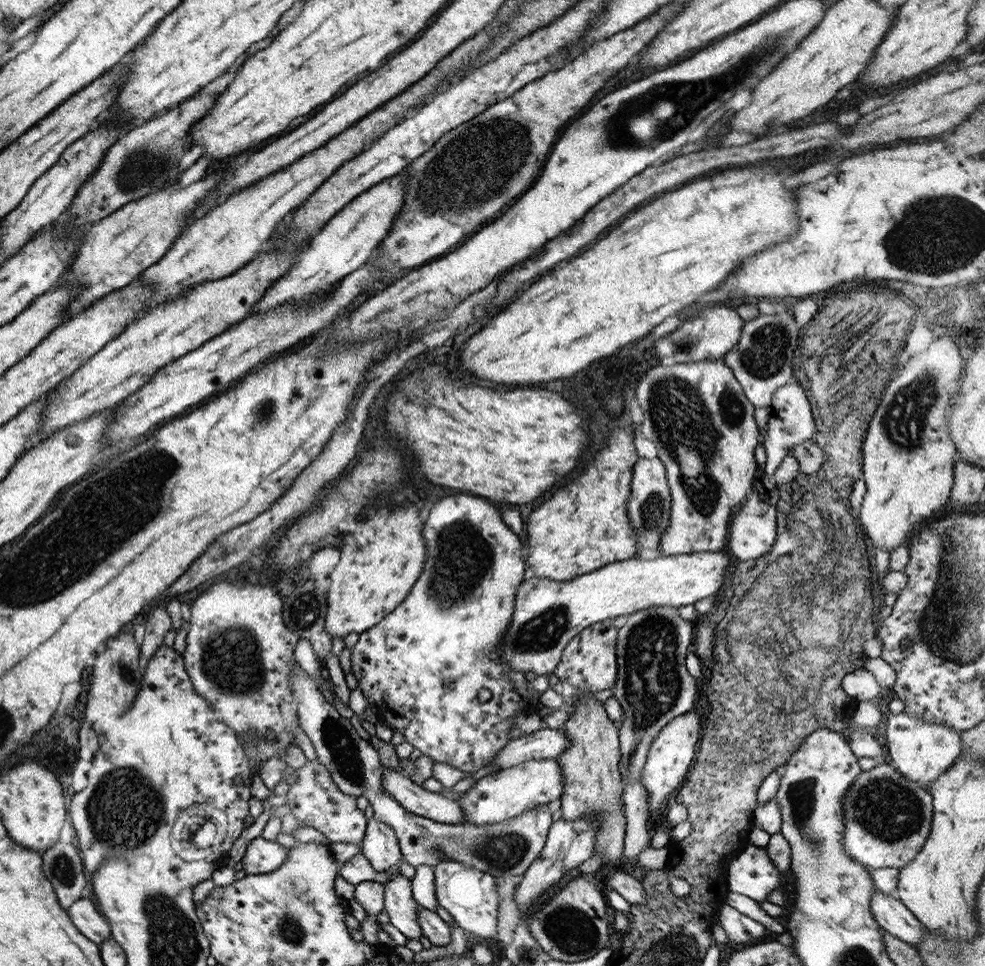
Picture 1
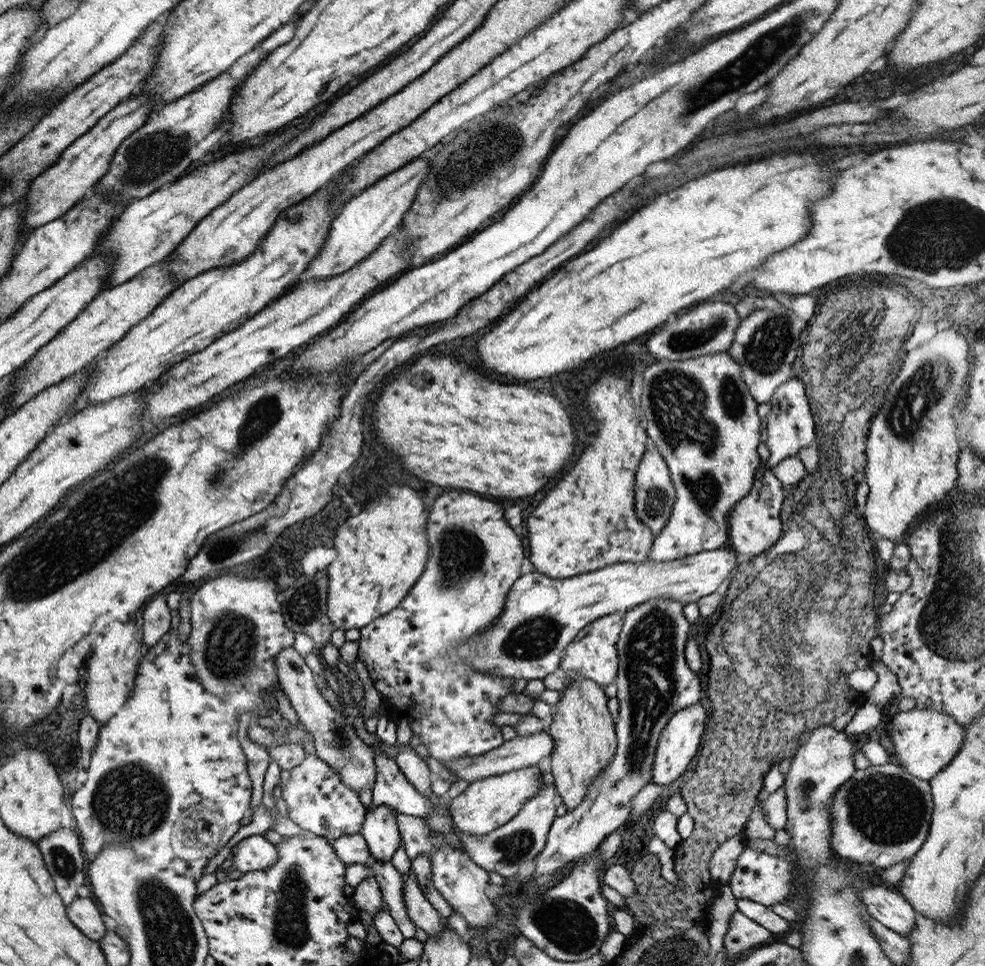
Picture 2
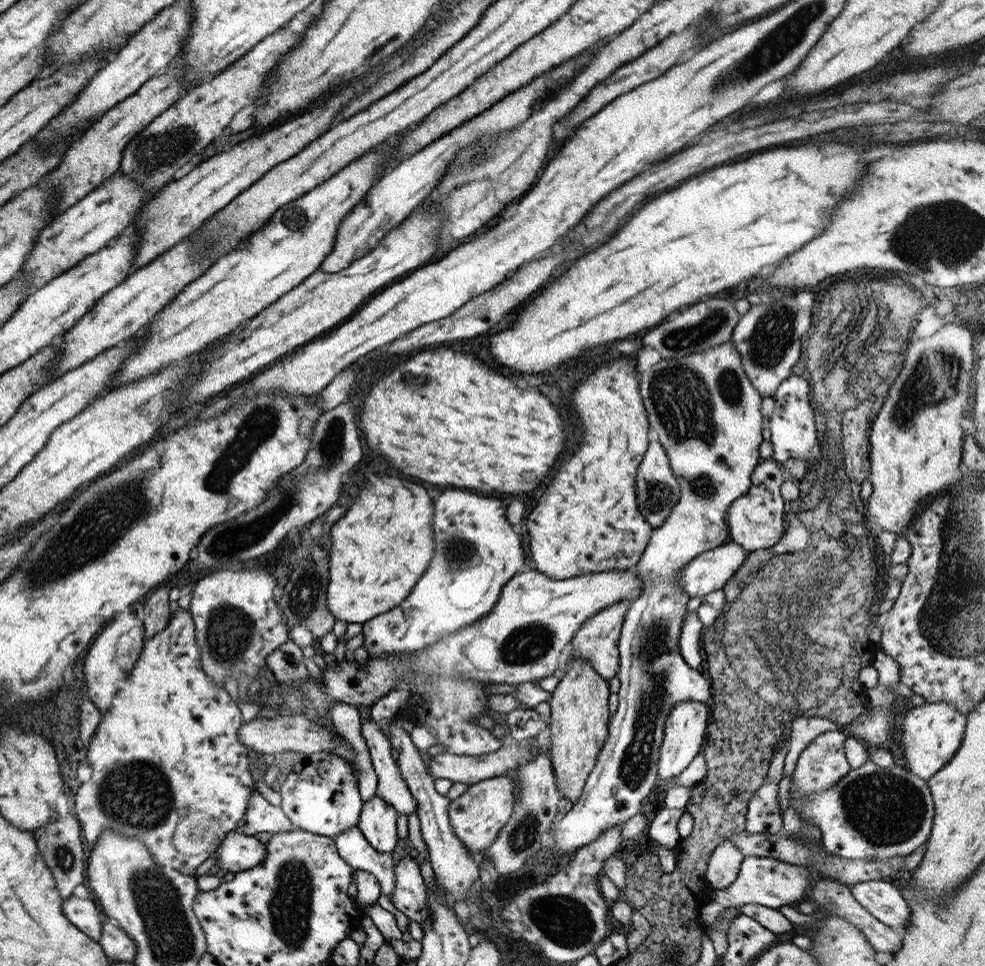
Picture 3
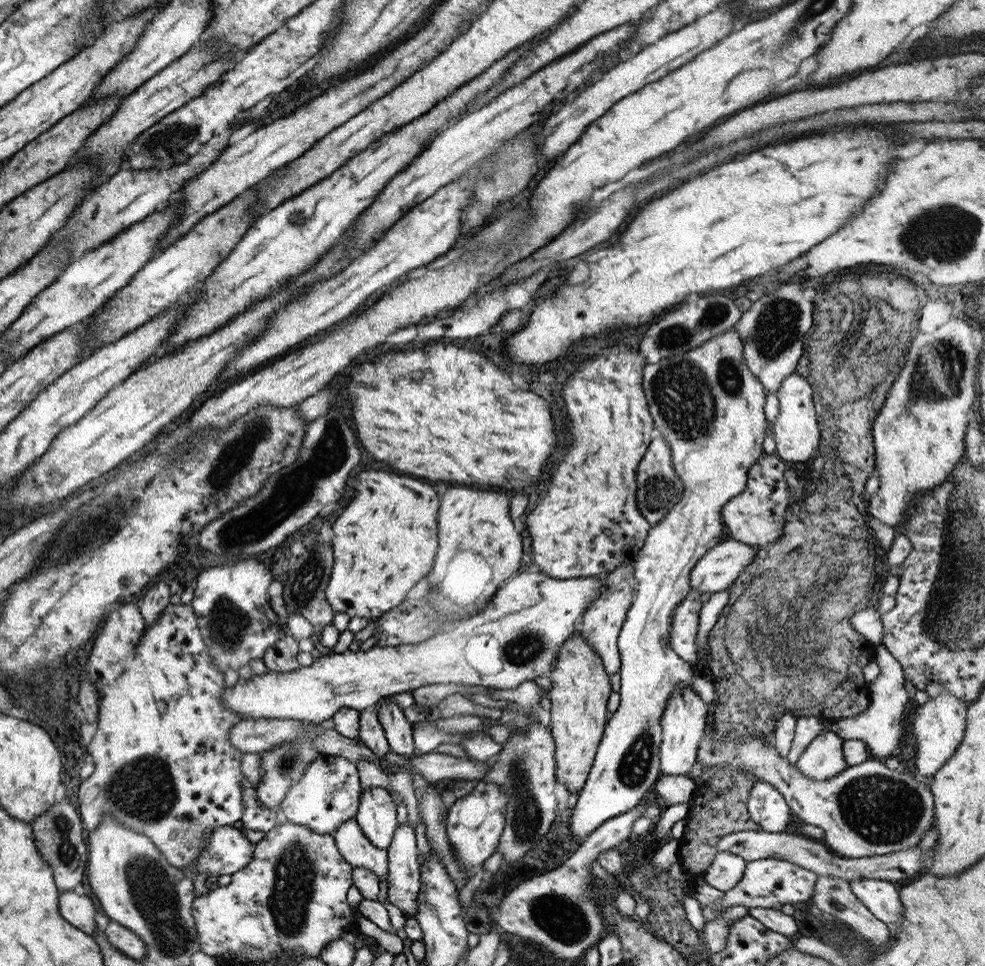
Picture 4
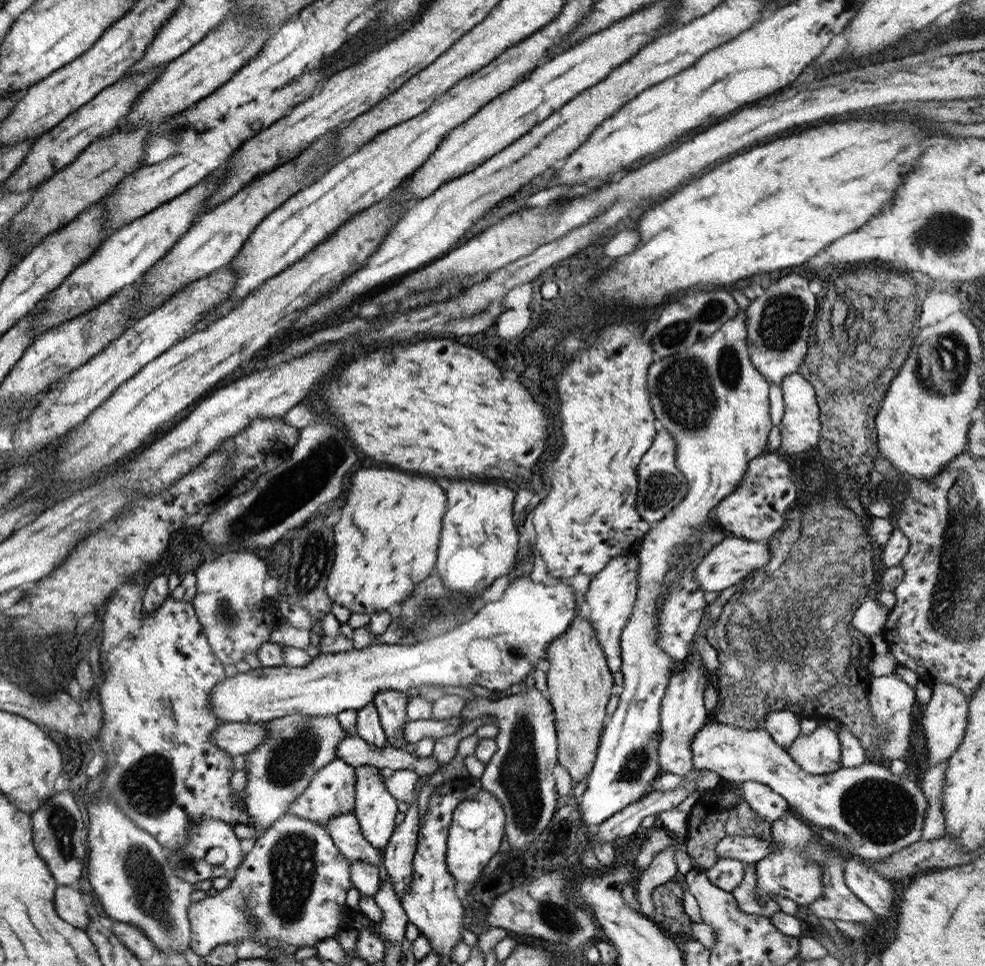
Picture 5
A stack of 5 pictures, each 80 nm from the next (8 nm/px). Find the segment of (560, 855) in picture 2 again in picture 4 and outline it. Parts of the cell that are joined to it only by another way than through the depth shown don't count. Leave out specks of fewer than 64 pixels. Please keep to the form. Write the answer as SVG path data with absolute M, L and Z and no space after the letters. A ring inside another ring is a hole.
M734 326L729 327L725 332L722 332L721 335L717 335L714 336L713 339L706 340L706 342L703 343L699 348L691 349L684 354L660 358L658 362L655 362L654 364L647 363L643 367L642 389L645 395L645 400L647 401L649 414L652 418L652 426L660 432L660 435L665 439L665 442L667 442L667 448L669 448L671 455L673 470L679 477L679 480L682 482L684 487L679 502L676 502L673 505L673 508L669 510L663 519L650 527L643 546L641 546L641 548L637 551L637 554L631 560L633 565L632 575L634 576L634 587L637 592L634 594L632 603L627 609L625 620L621 625L621 629L616 641L620 658L620 668L618 673L619 677L621 678L620 687L616 693L618 695L618 706L615 712L613 712L613 714L608 717L607 722L604 724L604 729L599 744L597 745L597 750L586 779L586 783L580 788L575 806L572 808L572 813L569 817L569 830L572 838L579 837L581 840L583 840L583 838L585 838L589 833L592 833L595 828L597 828L599 825L602 825L603 822L608 821L612 816L634 809L635 806L641 802L641 796L645 796L645 792L647 792L647 790L653 789L653 784L660 776L660 772L658 770L658 746L661 742L660 716L663 714L663 708L665 708L665 704L667 704L669 696L675 692L677 687L689 685L693 689L693 692L695 692L695 696L699 696L699 699L705 705L709 705L715 701L716 695L714 692L714 684L711 683L711 681L694 676L692 670L690 669L690 665L679 659L679 657L677 657L677 655L671 651L671 645L669 645L669 630L671 630L670 620L672 619L671 615L673 609L676 607L676 604L680 603L686 597L687 591L690 588L688 585L689 573L693 568L693 565L696 563L696 560L699 560L699 557L703 556L703 554L706 553L706 550L713 548L717 543L719 543L722 525L720 510L722 509L723 504L725 504L727 500L733 499L734 496L737 496L745 488L747 471L750 469L752 464L755 464L755 461L759 457L763 456L761 447L764 436L766 435L765 430L767 430L767 421L763 412L766 390L761 386L761 383L756 379L756 377L756 375L751 374L751 371L747 368L747 365L743 360L742 342L739 338L739 335L737 334L737 331L734 329Z

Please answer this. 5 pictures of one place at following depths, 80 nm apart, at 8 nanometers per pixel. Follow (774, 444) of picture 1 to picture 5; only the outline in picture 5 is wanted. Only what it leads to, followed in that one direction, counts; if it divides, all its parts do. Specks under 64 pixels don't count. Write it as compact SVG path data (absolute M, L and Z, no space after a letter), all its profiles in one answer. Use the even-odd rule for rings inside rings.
M799 373L788 374L778 384L782 392L784 413L778 423L780 432L781 452L785 455L797 455L811 450L819 438L820 422L818 419L819 407L816 403L816 396L811 384Z

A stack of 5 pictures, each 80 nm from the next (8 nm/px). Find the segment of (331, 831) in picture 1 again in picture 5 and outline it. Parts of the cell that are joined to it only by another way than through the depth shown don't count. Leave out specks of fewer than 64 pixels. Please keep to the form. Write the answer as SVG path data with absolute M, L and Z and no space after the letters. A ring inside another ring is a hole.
M334 758L329 764L313 773L307 788L290 804L287 815L303 817L315 821L323 828L330 816L353 810L354 805L355 768L343 760Z

